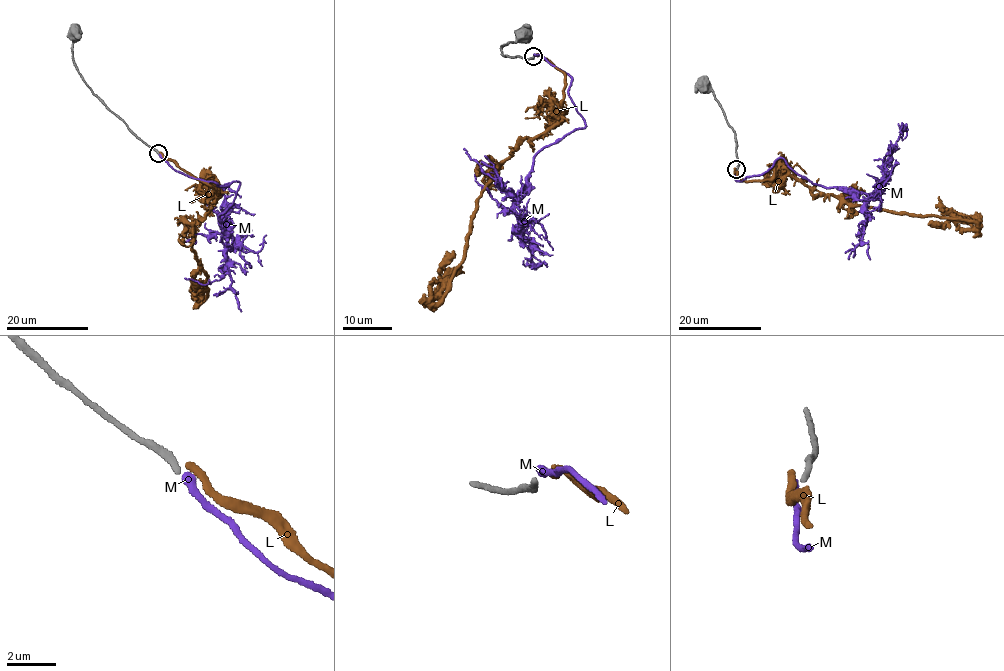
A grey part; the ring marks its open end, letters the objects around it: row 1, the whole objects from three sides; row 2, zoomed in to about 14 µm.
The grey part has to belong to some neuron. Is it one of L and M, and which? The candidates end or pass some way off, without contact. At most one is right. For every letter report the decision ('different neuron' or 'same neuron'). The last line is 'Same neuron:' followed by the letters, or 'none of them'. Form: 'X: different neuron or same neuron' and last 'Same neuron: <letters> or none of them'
L: different neuron
M: same neuron
Same neuron: M

